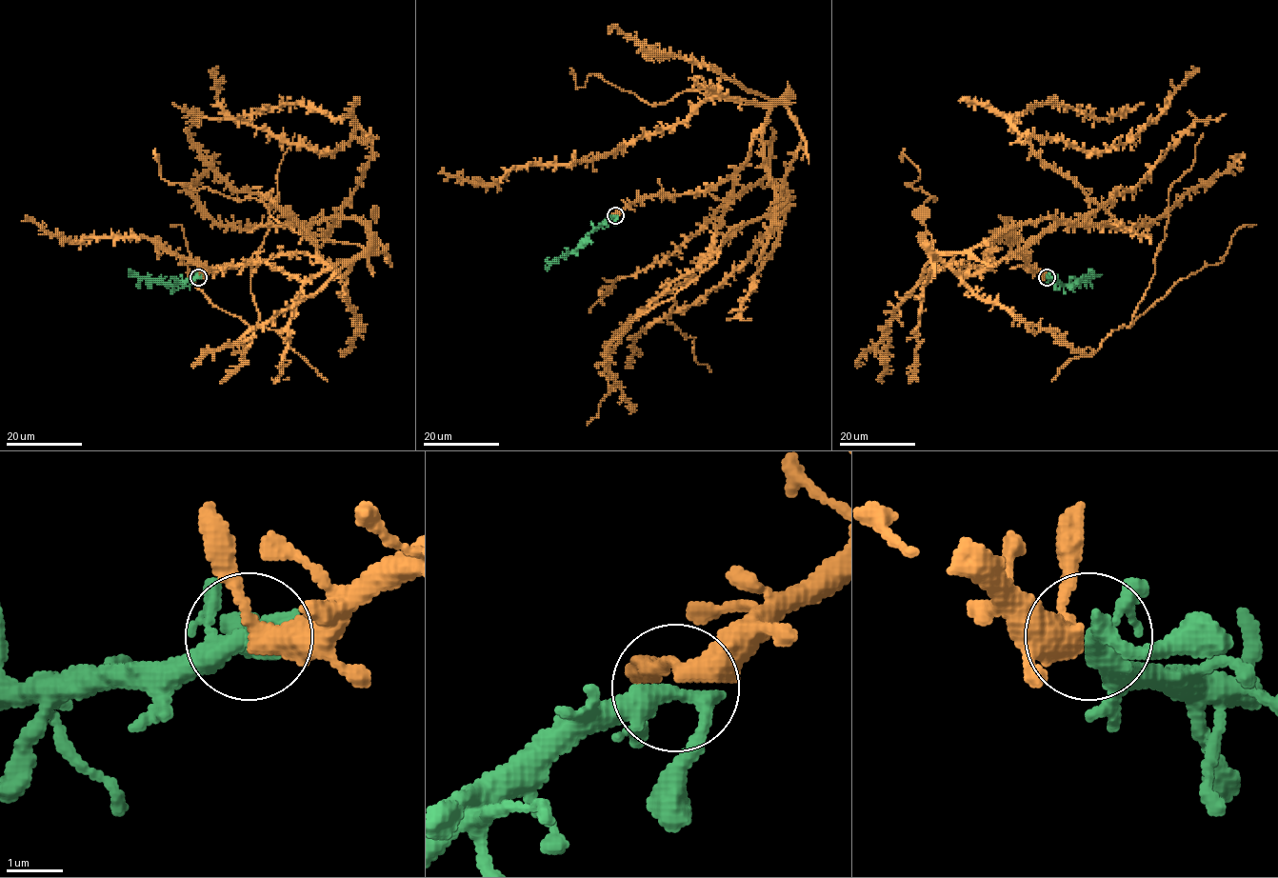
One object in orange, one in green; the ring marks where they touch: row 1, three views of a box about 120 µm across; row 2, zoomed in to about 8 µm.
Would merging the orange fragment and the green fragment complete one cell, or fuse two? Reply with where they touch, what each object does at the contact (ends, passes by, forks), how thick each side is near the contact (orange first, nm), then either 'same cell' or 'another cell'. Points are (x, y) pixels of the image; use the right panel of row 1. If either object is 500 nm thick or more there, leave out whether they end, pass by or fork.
at (1047, 277); orange passes by; green forks there; 360 nm thick on the orange side, 300 nm on the other; same cell

